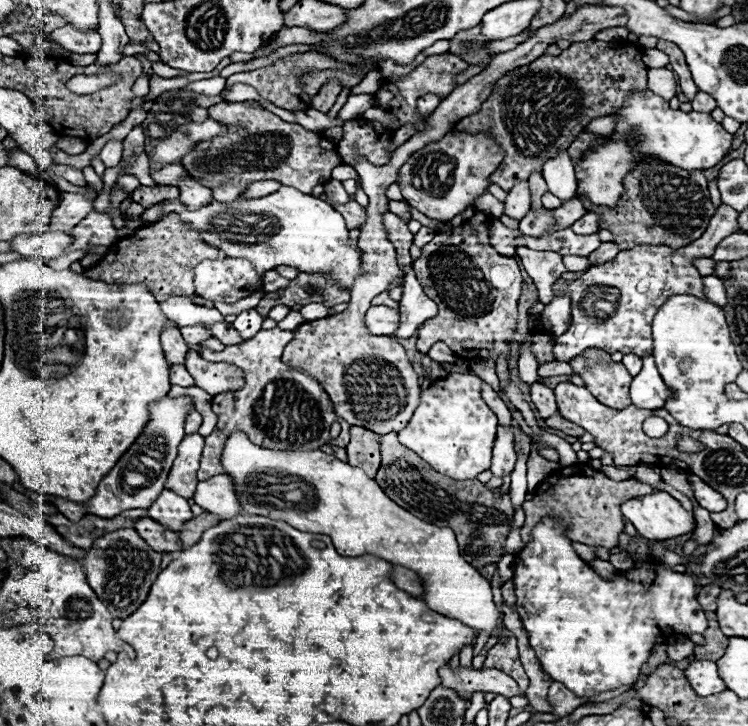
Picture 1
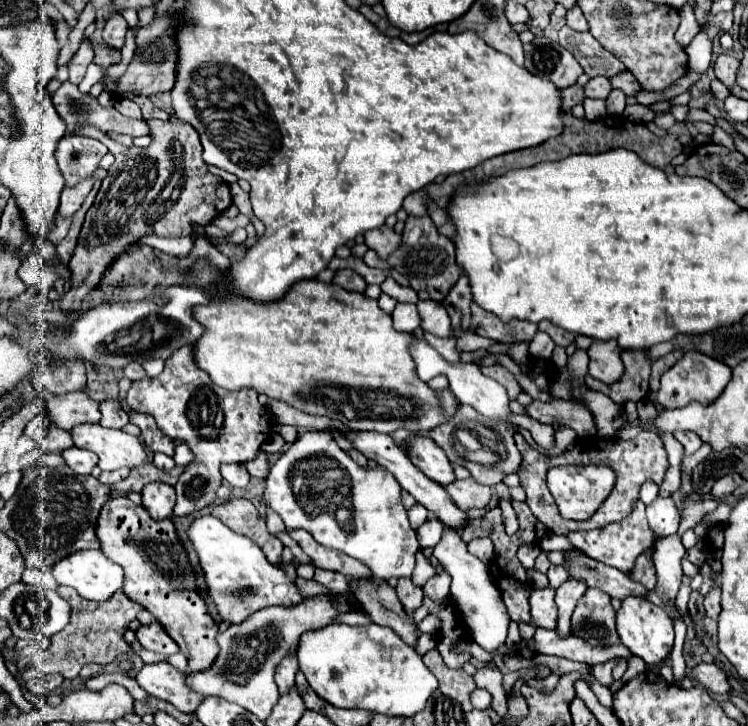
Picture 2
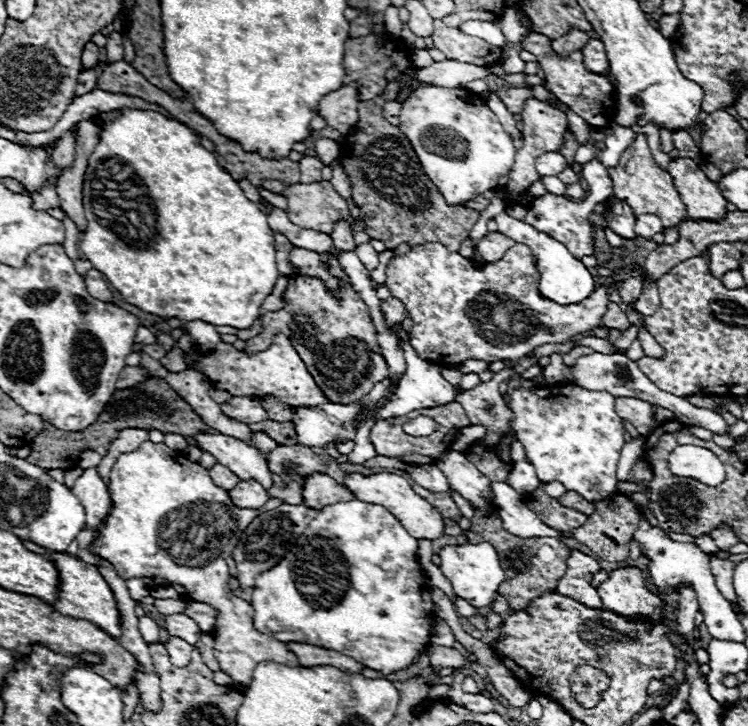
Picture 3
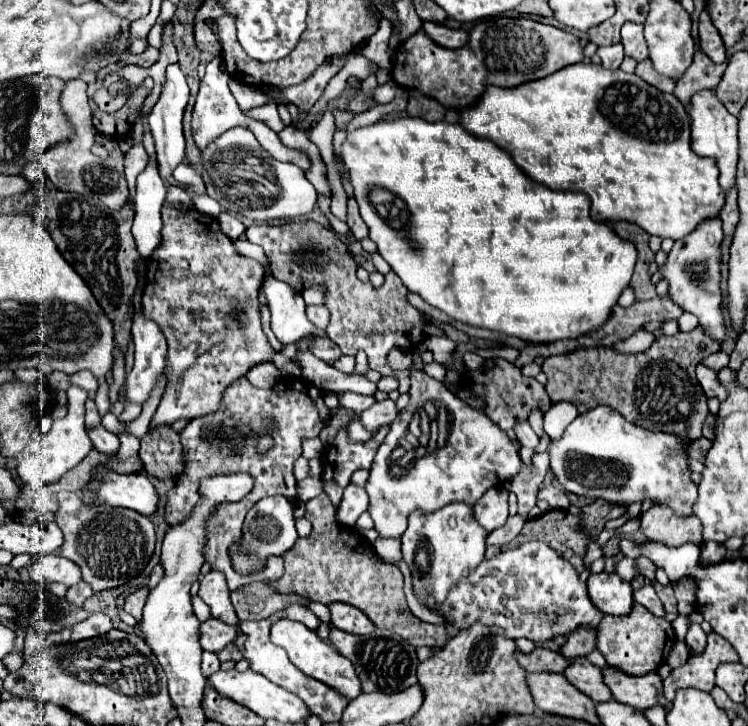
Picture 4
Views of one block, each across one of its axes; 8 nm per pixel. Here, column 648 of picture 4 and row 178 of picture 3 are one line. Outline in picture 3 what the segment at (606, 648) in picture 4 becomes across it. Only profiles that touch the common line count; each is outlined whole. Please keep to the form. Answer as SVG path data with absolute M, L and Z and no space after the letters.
M638 134L636 140L622 152L620 162L616 168L608 168L608 174L614 182L614 194L620 200L626 200L636 216L640 214L656 214L664 228L670 228L670 212L686 212L684 202L680 200L674 180L668 172L664 172L652 158L652 152L648 148L646 136Z

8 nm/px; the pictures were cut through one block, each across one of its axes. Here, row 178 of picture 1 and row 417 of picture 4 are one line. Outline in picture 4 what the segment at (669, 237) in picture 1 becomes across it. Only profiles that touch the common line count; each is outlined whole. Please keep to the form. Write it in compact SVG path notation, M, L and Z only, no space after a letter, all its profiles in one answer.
M702 330L680 332L676 336L660 336L642 354L620 354L612 348L576 348L564 356L550 356L542 364L542 372L548 376L546 392L552 402L572 402L578 412L588 412L600 404L618 410L628 422L646 430L664 430L666 434L678 436L682 442L694 442L702 436L702 424L708 416L708 398L700 382L696 380L696 366L708 356L718 352L720 346L710 340Z

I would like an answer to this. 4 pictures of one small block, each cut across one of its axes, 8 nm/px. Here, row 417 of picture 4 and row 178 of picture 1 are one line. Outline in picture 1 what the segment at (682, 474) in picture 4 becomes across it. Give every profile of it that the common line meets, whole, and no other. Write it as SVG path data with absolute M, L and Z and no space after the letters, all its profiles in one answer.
M650 90L628 96L626 106L618 110L618 114L622 114L622 118L616 122L610 144L598 144L598 148L594 148L590 156L584 156L582 164L576 166L576 198L584 194L592 204L598 206L614 206L618 202L626 172L632 168L634 160L640 160L642 156L660 156L660 160L678 164L678 168L686 170L706 170L718 164L732 146L732 134L728 134L722 124L712 120L710 114L672 110L668 102Z

